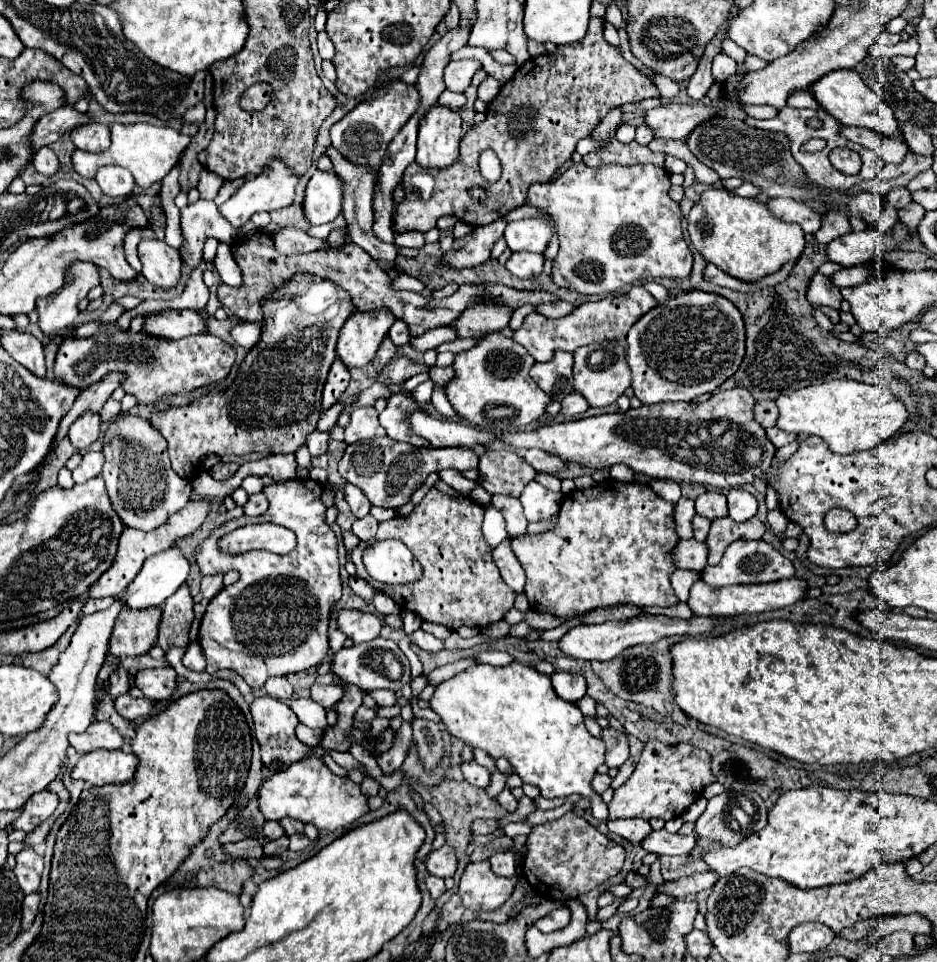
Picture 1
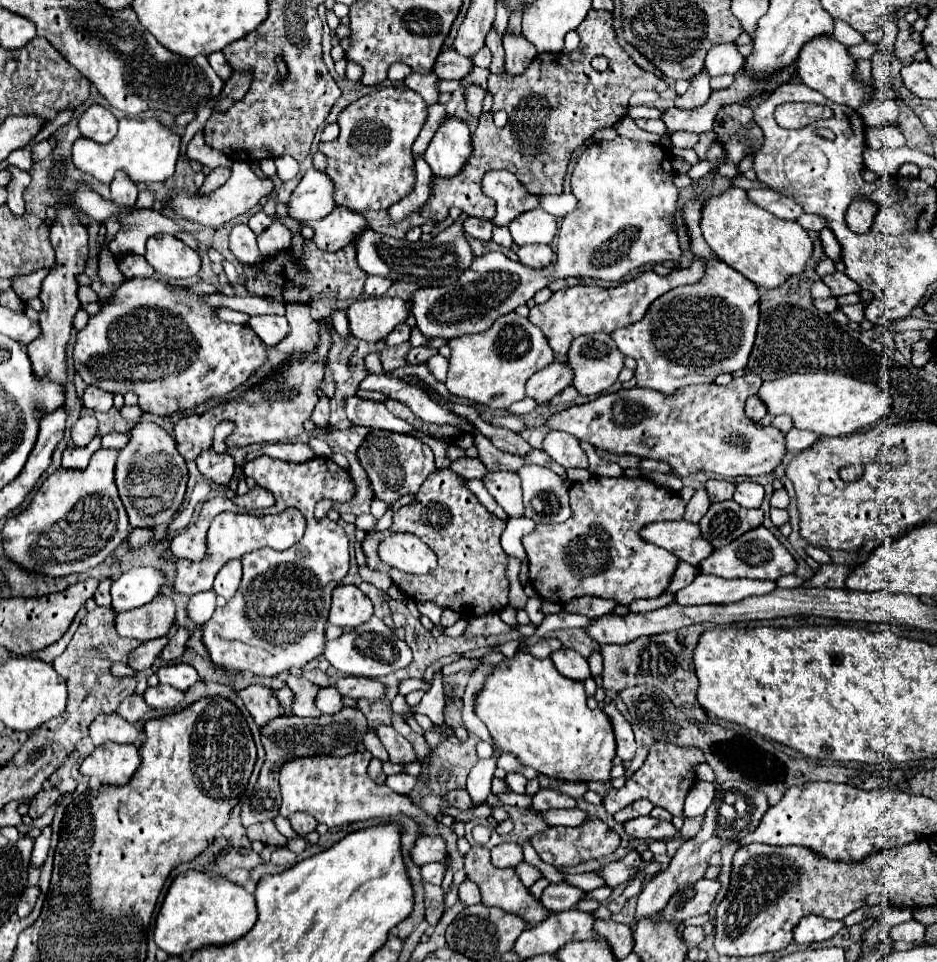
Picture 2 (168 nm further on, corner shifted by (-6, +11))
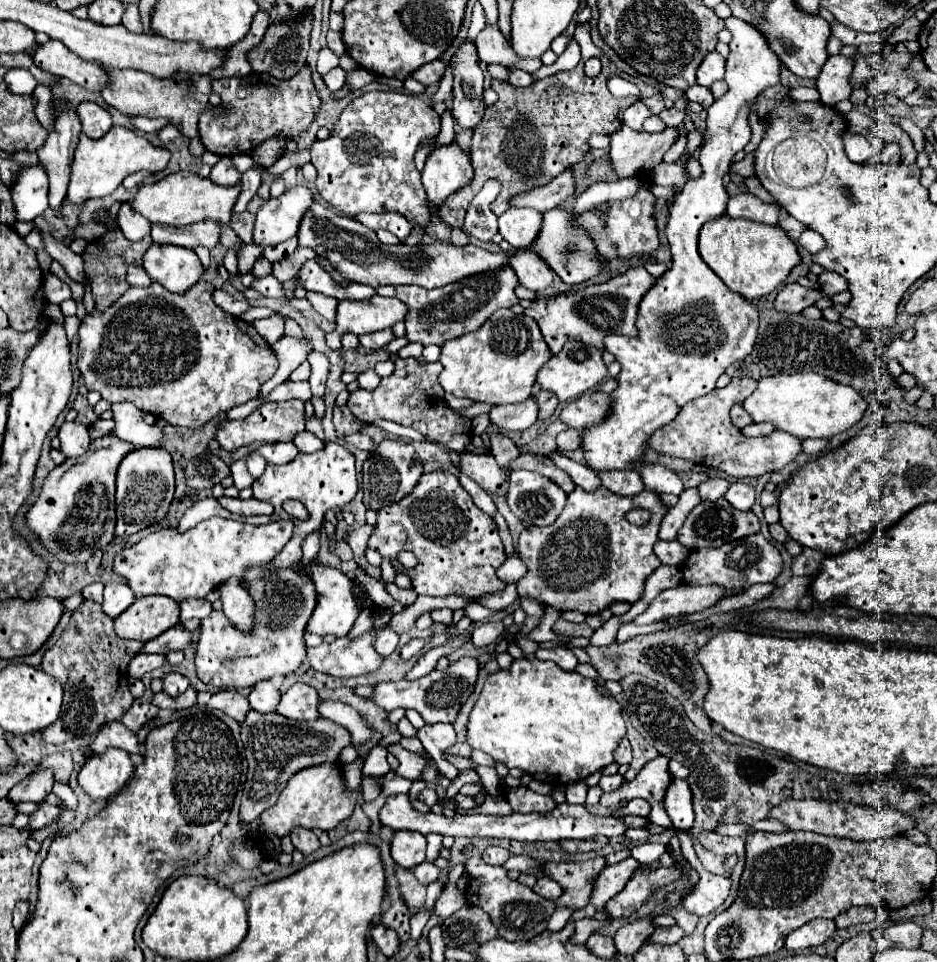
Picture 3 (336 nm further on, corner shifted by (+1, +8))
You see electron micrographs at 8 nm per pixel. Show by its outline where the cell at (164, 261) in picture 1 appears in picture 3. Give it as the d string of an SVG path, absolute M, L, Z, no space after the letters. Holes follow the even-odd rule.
M153 244L147 250L143 268L151 280L159 282L175 294L185 294L189 286L195 286L205 274L203 264L193 250L161 244Z

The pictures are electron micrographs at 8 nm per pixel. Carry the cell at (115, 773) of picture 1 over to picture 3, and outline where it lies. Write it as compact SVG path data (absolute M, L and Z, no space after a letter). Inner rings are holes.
M109 748L103 754L91 754L79 770L79 786L93 798L109 800L131 780L135 766L123 750Z

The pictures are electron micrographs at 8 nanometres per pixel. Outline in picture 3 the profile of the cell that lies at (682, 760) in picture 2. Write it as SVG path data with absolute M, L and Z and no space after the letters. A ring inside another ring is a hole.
M659 756L651 762L647 762L635 780L625 782L619 790L603 794L601 804L607 808L615 808L621 800L633 800L633 798L645 798L651 804L651 822L659 824L663 828L671 826L671 820L663 806L663 796L667 786L671 784L671 774L667 770L669 758Z

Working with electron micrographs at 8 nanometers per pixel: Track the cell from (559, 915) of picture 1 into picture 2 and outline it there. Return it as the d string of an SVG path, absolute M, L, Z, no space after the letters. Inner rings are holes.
M558 883L558 885L548 885L540 897L540 903L550 911L550 913L560 913L574 909L574 905L584 897L584 891L580 887L568 885L568 883Z

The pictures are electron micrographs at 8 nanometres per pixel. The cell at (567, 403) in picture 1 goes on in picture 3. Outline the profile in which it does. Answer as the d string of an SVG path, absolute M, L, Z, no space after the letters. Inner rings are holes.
M535 388L533 394L531 394L539 406L539 420L549 420L559 404L557 396L555 394L549 394L547 390L541 390L541 388Z

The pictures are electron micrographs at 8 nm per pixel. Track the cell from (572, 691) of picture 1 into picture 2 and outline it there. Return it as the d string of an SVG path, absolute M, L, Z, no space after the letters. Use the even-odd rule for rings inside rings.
M560 649L560 651L554 651L550 655L550 659L554 661L556 669L560 675L568 677L568 679L574 679L574 681L584 681L586 677L590 677L590 669L588 669L588 661L572 651L572 649Z

